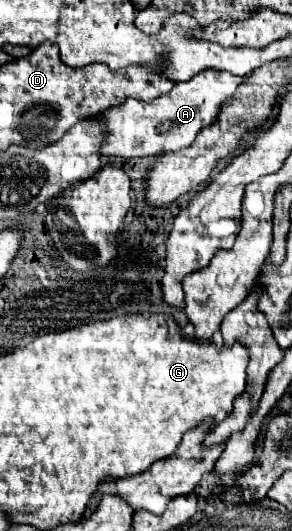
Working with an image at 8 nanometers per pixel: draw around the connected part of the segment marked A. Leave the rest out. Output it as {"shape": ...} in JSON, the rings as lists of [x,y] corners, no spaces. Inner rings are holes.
{"shape":[[[204,70],[202,74],[194,76],[188,82],[174,84],[174,88],[168,94],[156,98],[154,102],[128,98],[122,106],[114,106],[102,112],[102,116],[106,116],[104,122],[108,124],[110,130],[102,146],[102,154],[136,158],[136,156],[156,156],[188,148],[200,130],[216,122],[224,102],[234,96],[242,80],[244,78],[232,76],[230,72]]]}

